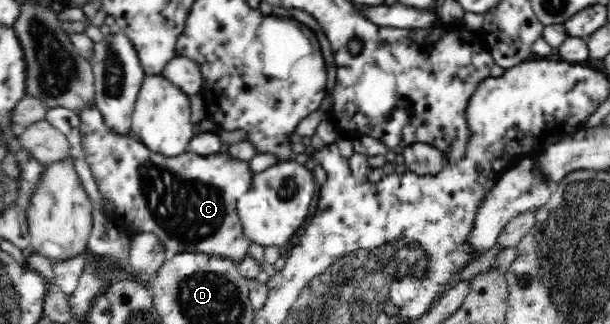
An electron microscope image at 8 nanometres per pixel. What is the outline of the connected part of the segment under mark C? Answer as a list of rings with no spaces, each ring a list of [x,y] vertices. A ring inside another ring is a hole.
[[[88,104],[77,111],[81,121],[82,149],[98,189],[105,199],[112,203],[111,216],[114,222],[127,234],[153,233],[164,245],[168,256],[183,252],[221,255],[236,263],[248,253],[249,238],[245,236],[243,224],[238,216],[237,202],[251,187],[254,173],[250,163],[230,157],[229,153],[215,153],[201,156],[186,152],[177,156],[165,156],[148,149],[128,135],[110,131],[96,105]]]

